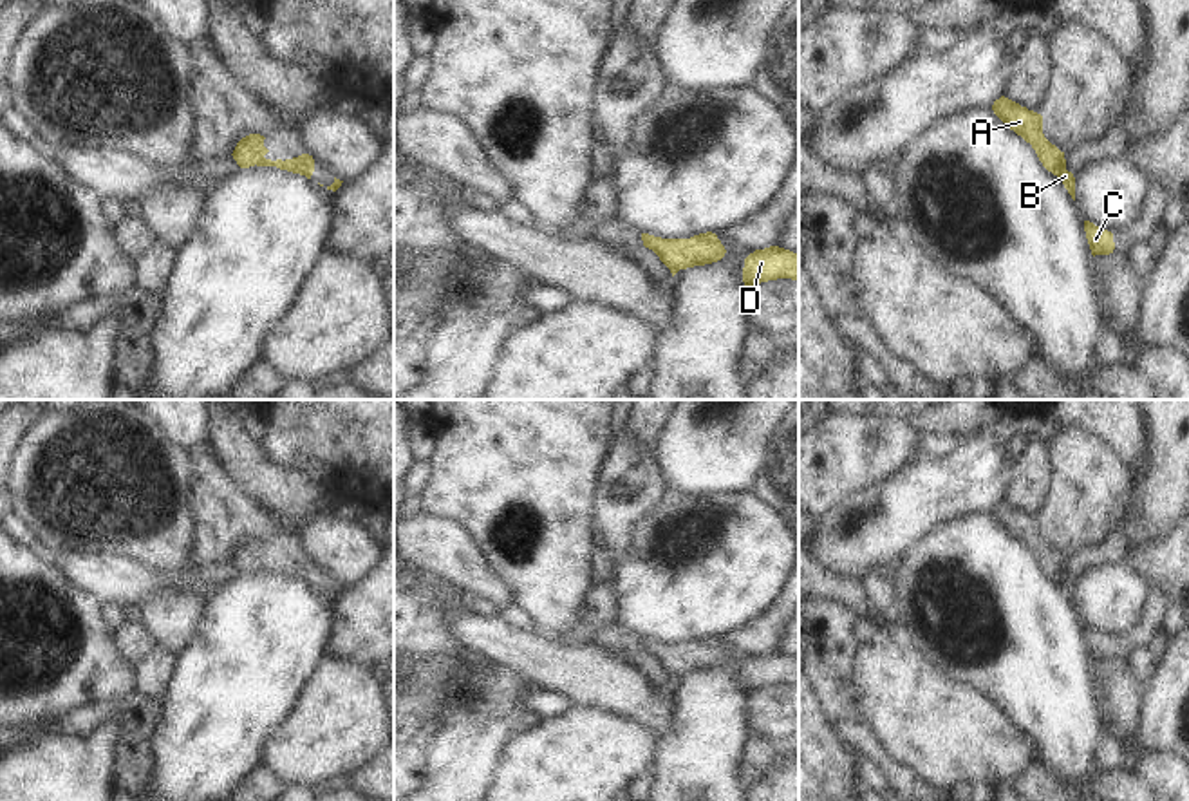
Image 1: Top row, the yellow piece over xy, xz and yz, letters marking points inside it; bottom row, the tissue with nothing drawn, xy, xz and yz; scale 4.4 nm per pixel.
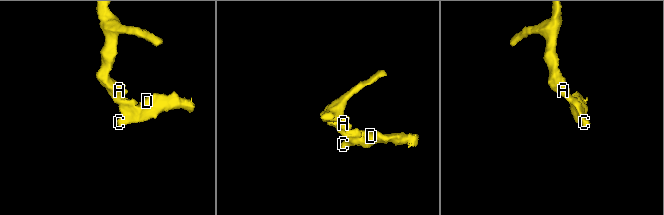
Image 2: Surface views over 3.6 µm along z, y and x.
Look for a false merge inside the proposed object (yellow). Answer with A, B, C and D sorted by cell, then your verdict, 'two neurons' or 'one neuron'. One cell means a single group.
A B C D | one neuron

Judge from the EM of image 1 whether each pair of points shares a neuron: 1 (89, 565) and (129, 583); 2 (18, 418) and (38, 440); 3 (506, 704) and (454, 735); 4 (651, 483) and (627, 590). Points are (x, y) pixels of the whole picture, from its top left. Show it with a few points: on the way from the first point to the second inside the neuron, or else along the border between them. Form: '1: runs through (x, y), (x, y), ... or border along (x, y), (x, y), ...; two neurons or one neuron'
1: runs through (98, 574), (120, 581); one neuron
2: border along (38, 418), (18, 442); two neurons
3: runs through (494, 704), (467, 729); one neuron
4: border along (667, 492), (633, 527), (624, 552); two neurons

